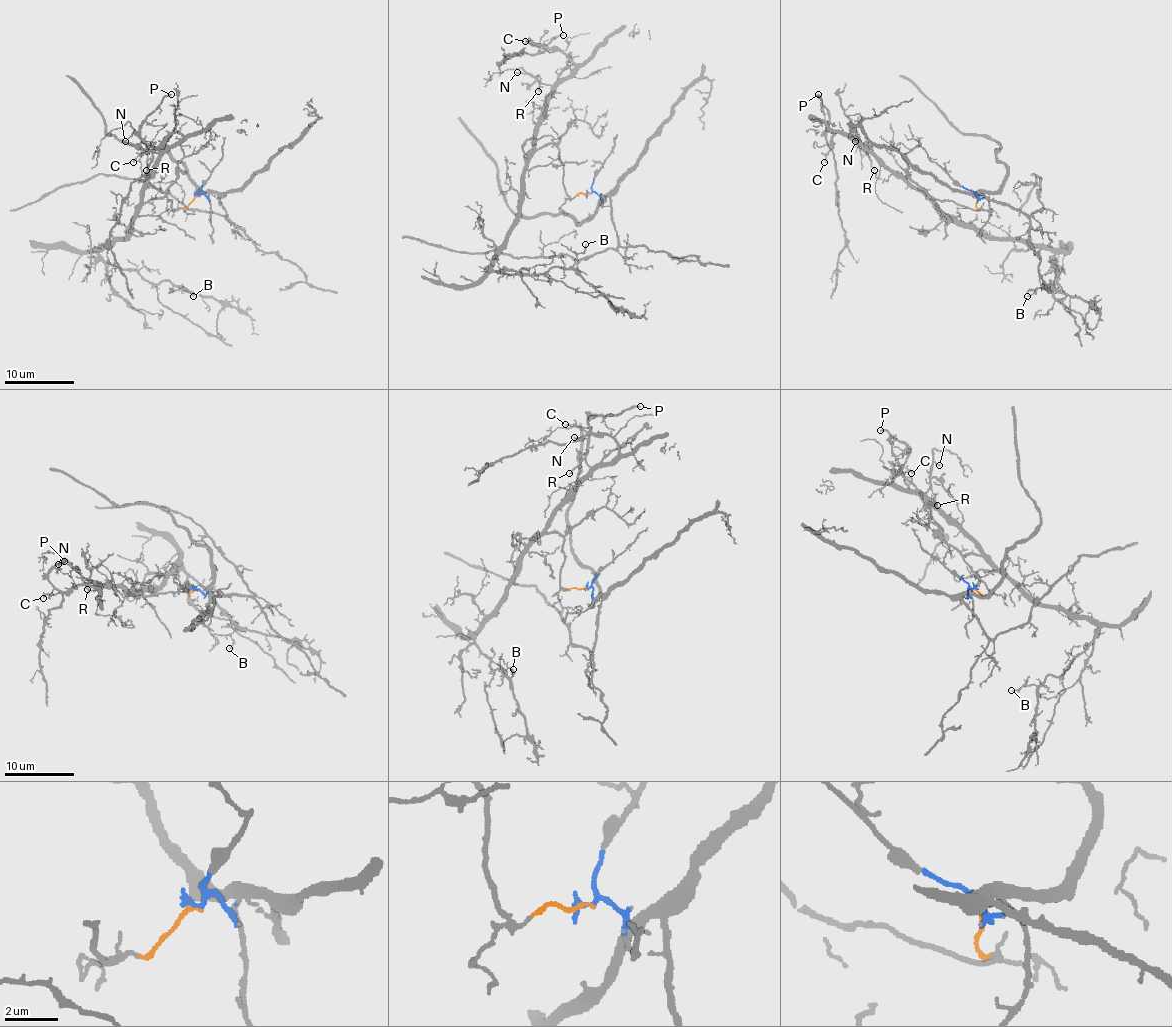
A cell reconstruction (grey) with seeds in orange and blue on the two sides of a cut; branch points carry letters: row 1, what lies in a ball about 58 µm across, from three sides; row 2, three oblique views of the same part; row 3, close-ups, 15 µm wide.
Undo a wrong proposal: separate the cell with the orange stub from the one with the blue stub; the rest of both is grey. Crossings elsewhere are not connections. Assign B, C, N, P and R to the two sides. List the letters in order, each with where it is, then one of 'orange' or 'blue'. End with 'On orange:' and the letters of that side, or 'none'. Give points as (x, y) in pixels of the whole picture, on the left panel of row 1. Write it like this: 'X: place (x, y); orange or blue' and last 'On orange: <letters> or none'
B: place (193, 296); orange
C: place (133, 162); orange
N: place (125, 141); orange
P: place (171, 94); orange
R: place (146, 170); orange
On orange: B, C, N, P, R

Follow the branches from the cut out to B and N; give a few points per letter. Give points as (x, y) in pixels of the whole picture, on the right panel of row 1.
B: (976, 195), (978, 209), (926, 197), (950, 216), (995, 237), (1018, 237), (1053, 253), (1058, 281), (1027, 296)
N: (976, 195), (976, 206), (981, 207), (978, 209), (926, 197), (931, 202), (884, 167), (856, 133), (854, 141)

